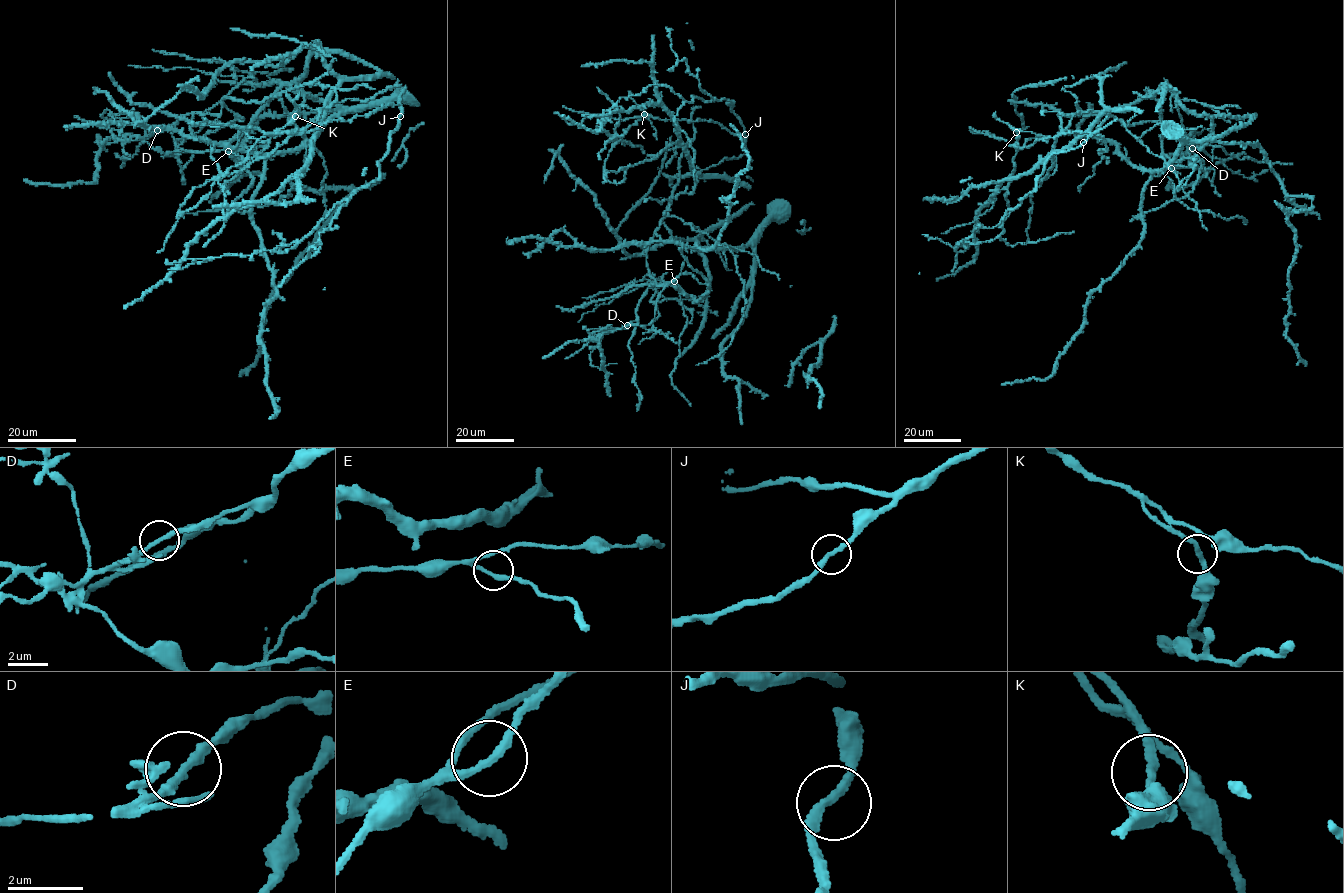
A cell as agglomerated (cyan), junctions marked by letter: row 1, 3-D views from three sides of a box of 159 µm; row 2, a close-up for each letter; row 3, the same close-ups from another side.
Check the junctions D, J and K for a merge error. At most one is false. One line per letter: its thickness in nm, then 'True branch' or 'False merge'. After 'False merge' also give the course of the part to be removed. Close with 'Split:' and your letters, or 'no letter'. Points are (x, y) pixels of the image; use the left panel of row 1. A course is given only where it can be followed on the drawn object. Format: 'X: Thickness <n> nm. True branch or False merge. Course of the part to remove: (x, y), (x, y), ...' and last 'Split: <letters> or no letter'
D: Thickness 220 nm. False merge. Course of the part to remove: (157, 130), (144, 140), (173, 153), (203, 126), (203, 113), (244, 78), (183, 67), (129, 66)
J: Thickness 240 nm. True branch
K: Thickness 220 nm. True branch
Split: D

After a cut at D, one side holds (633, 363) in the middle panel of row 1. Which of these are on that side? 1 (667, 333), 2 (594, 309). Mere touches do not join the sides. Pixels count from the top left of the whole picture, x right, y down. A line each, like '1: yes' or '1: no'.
1: no
2: no

